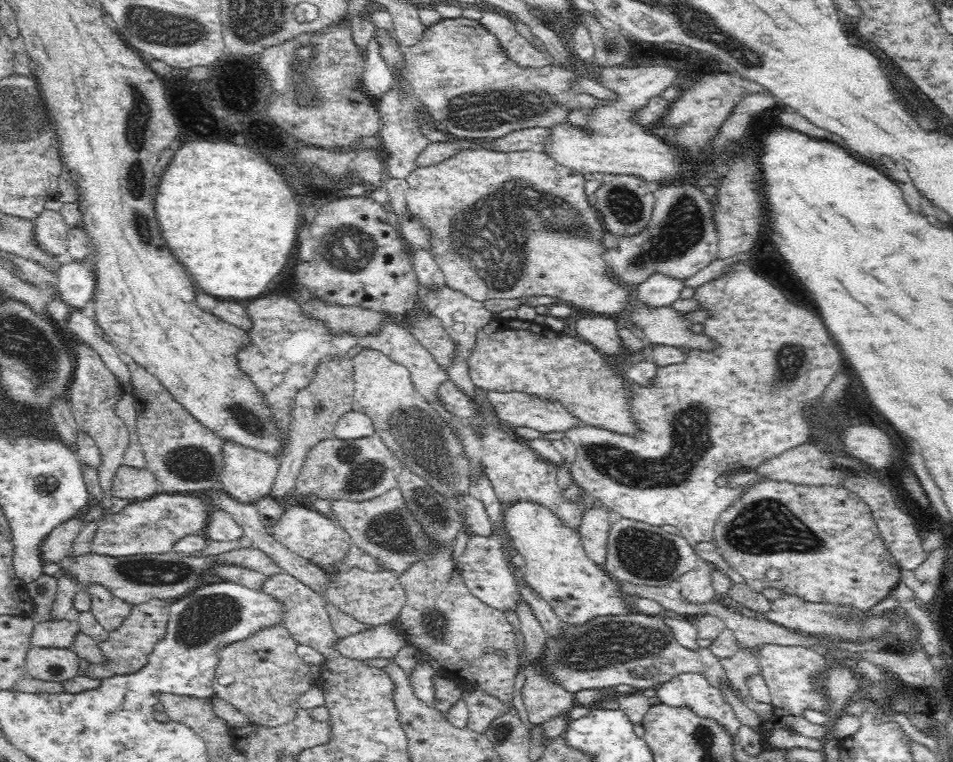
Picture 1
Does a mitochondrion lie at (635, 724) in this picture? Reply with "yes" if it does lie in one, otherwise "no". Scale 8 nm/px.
no

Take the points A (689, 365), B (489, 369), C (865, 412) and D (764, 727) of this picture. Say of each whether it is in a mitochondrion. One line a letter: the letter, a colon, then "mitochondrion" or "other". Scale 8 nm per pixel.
A: other
B: other
C: other
D: other

